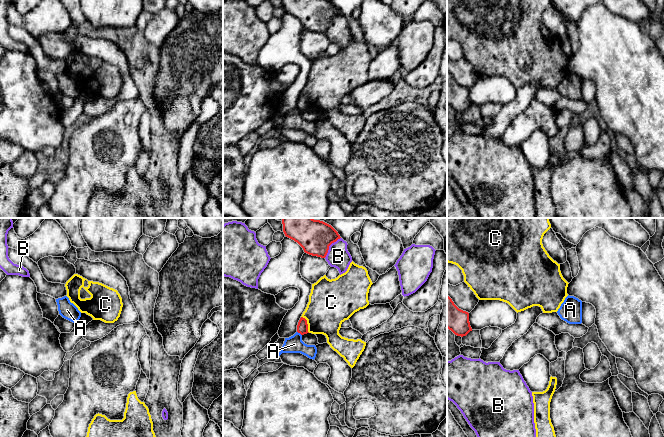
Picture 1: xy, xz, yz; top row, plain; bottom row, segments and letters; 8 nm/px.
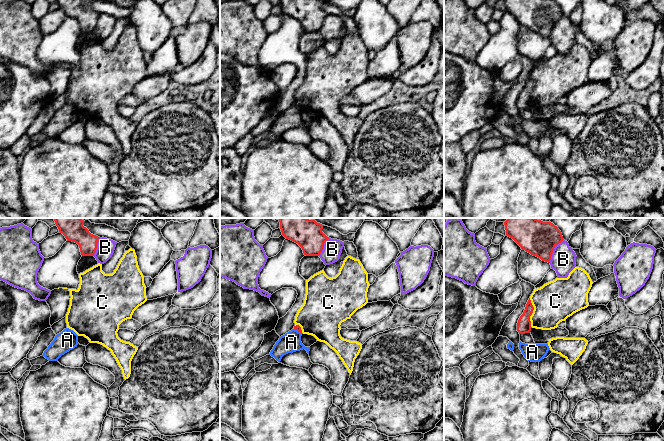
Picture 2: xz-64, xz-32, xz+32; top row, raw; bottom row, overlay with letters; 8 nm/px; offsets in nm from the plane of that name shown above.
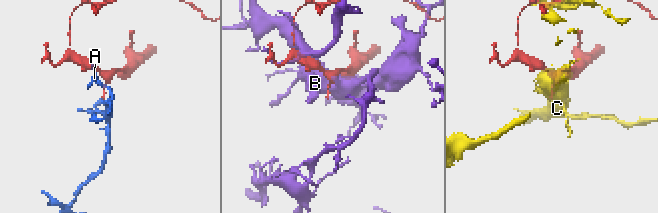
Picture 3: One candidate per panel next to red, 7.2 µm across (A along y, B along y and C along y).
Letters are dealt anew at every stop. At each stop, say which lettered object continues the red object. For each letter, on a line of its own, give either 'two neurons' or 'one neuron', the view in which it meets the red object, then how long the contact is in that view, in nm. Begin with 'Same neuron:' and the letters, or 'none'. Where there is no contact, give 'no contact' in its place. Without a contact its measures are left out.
Same neuron: none
A: two neurons | xz | 50 nm
B: two neurons | xz | 220 nm
C: two neurons | xz | 150 nm

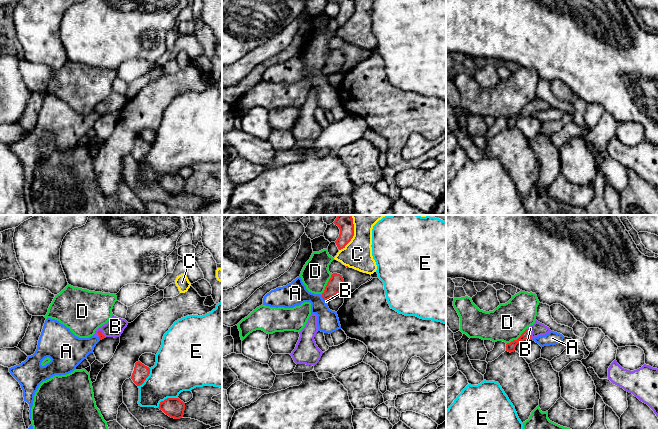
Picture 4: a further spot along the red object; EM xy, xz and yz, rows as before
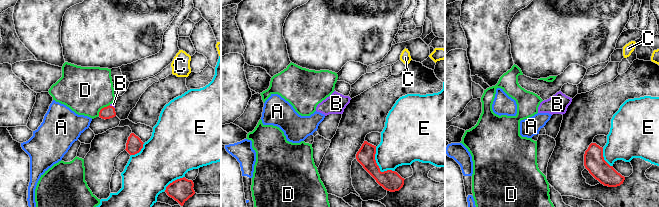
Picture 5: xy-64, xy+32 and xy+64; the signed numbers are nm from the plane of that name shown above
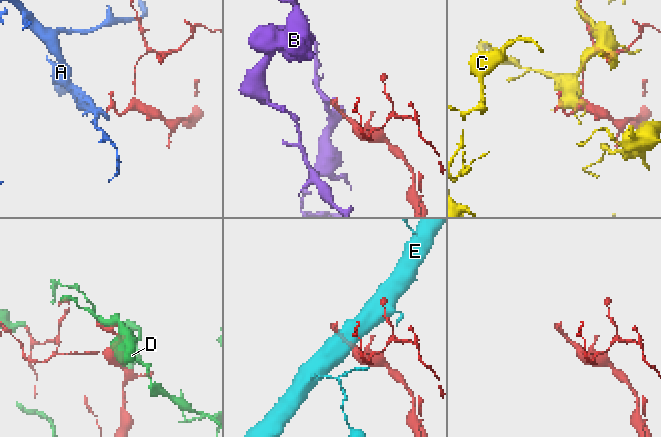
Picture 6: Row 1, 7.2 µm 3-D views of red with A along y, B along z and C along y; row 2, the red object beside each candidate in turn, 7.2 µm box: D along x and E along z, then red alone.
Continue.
Same neuron: B
A: two neurons | xz | 50 nm
B: one neuron | yz | 100 nm
C: two neurons | xz | 300 nm
D: two neurons | yz | 220 nm
E: two neurons | xy | 190 nm

